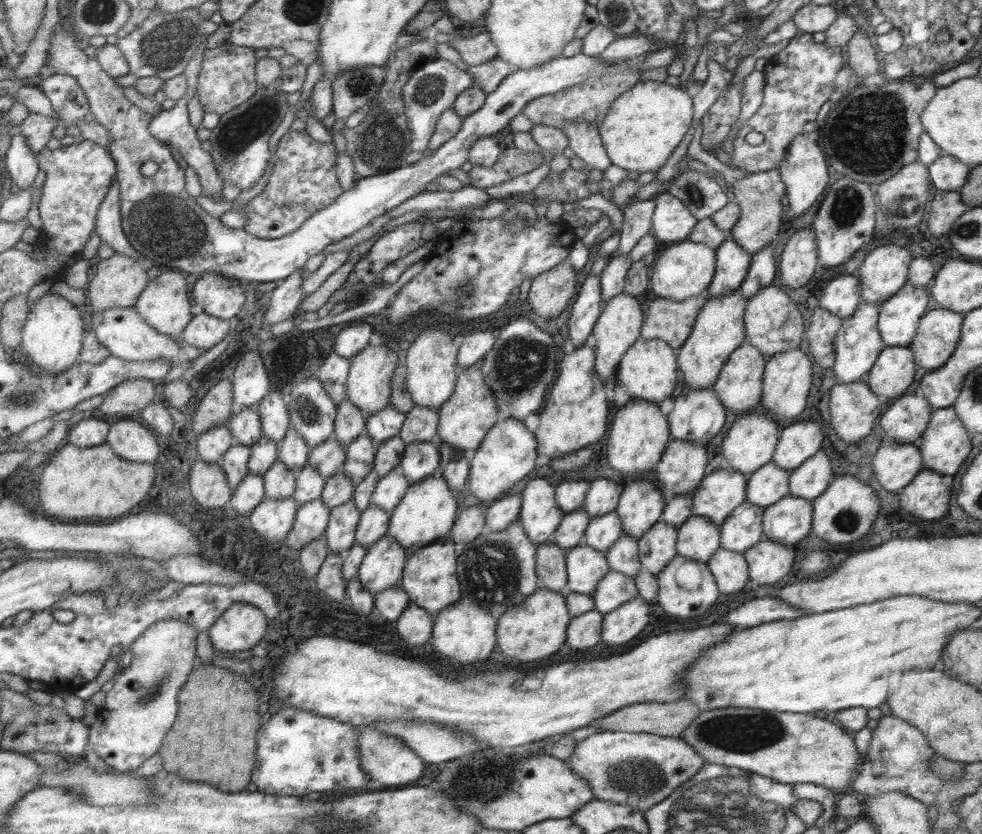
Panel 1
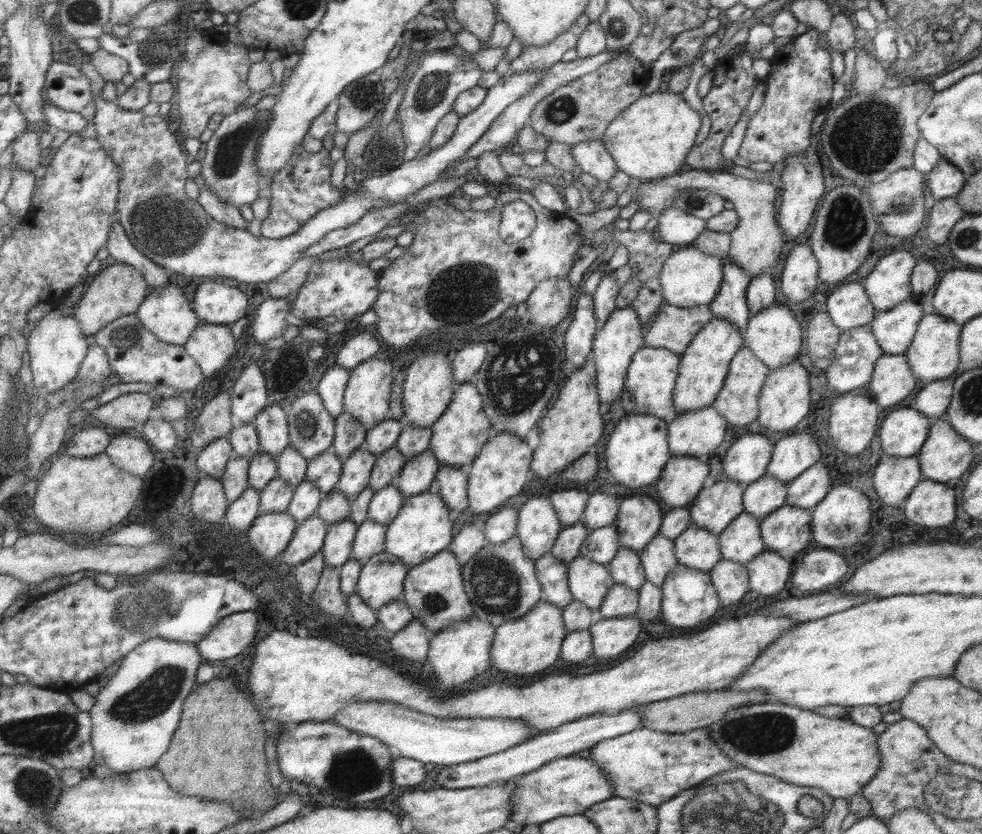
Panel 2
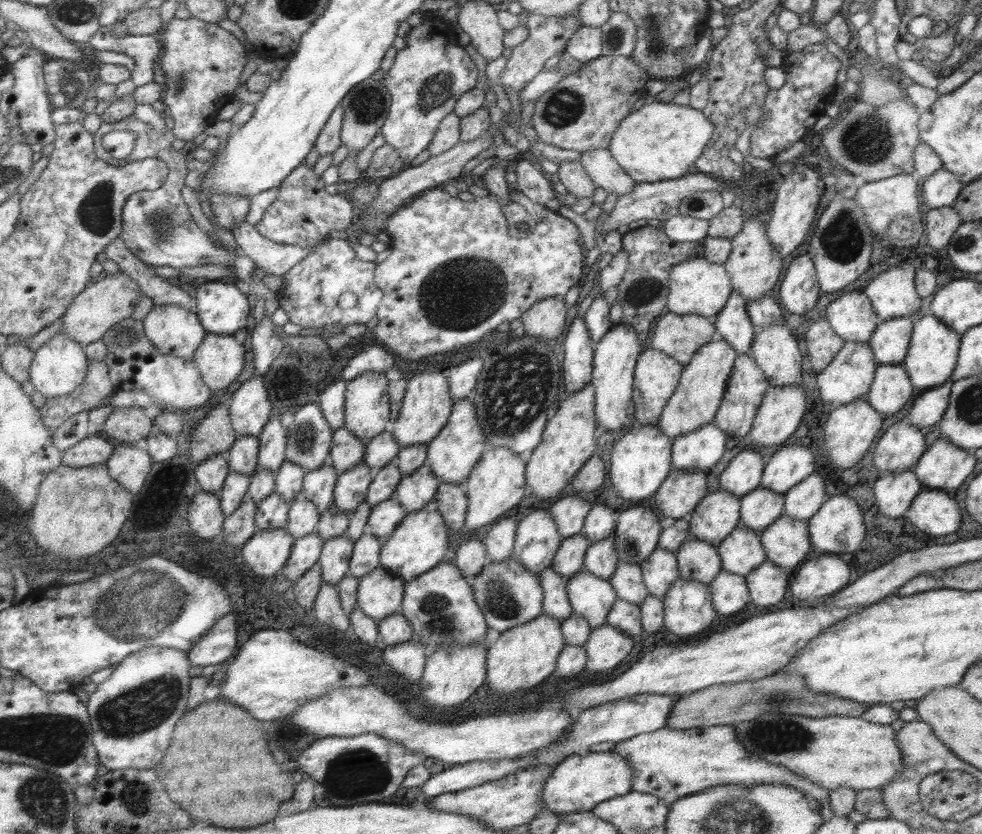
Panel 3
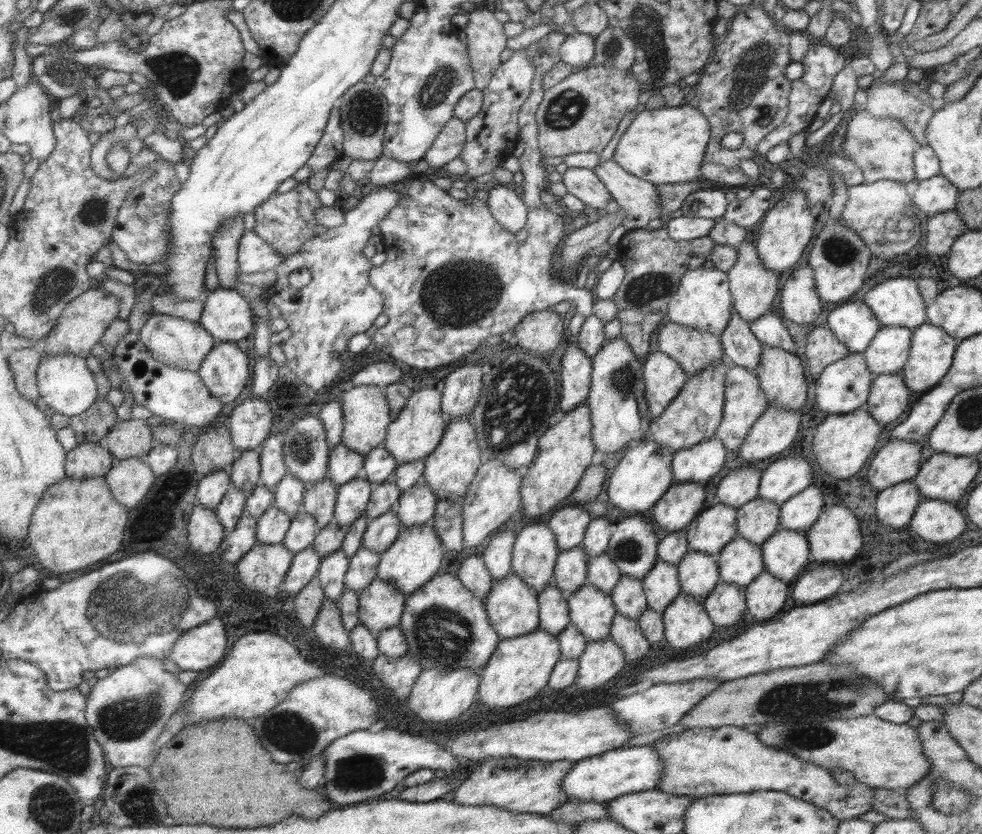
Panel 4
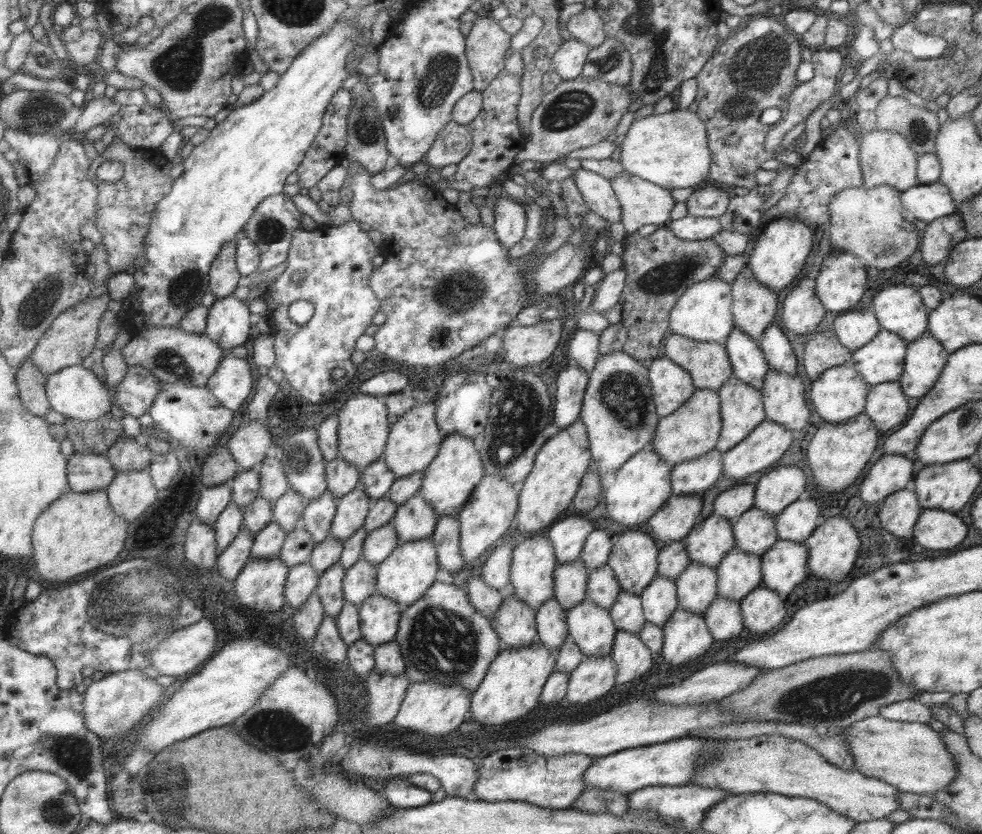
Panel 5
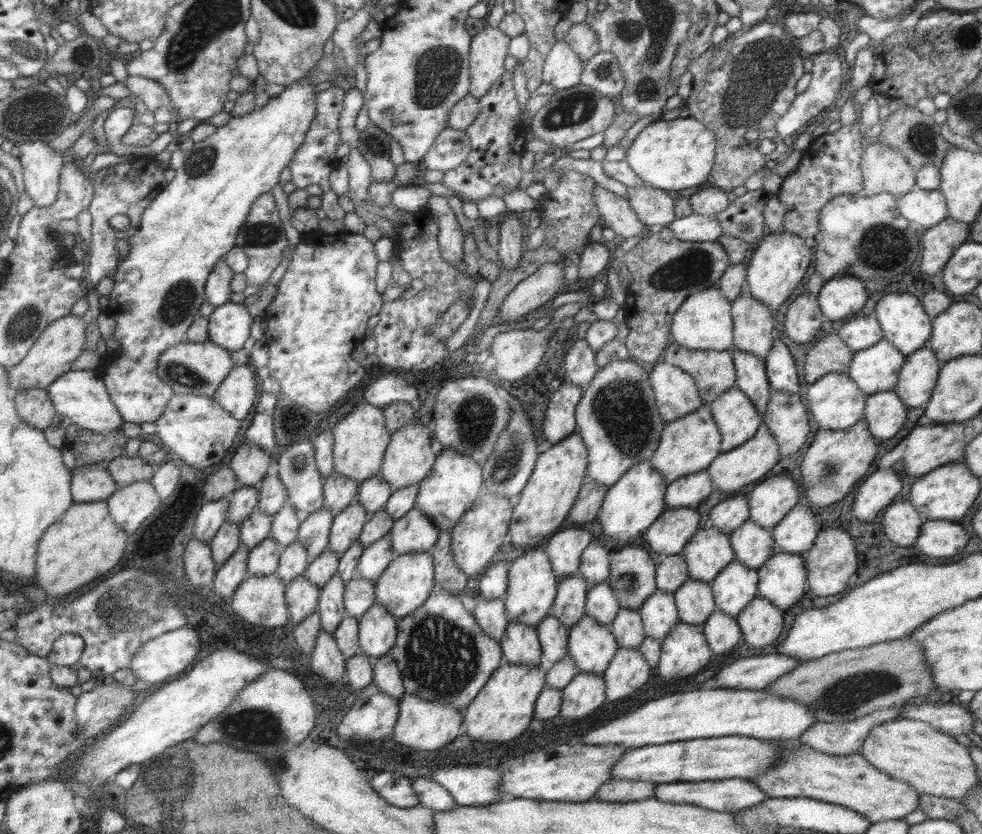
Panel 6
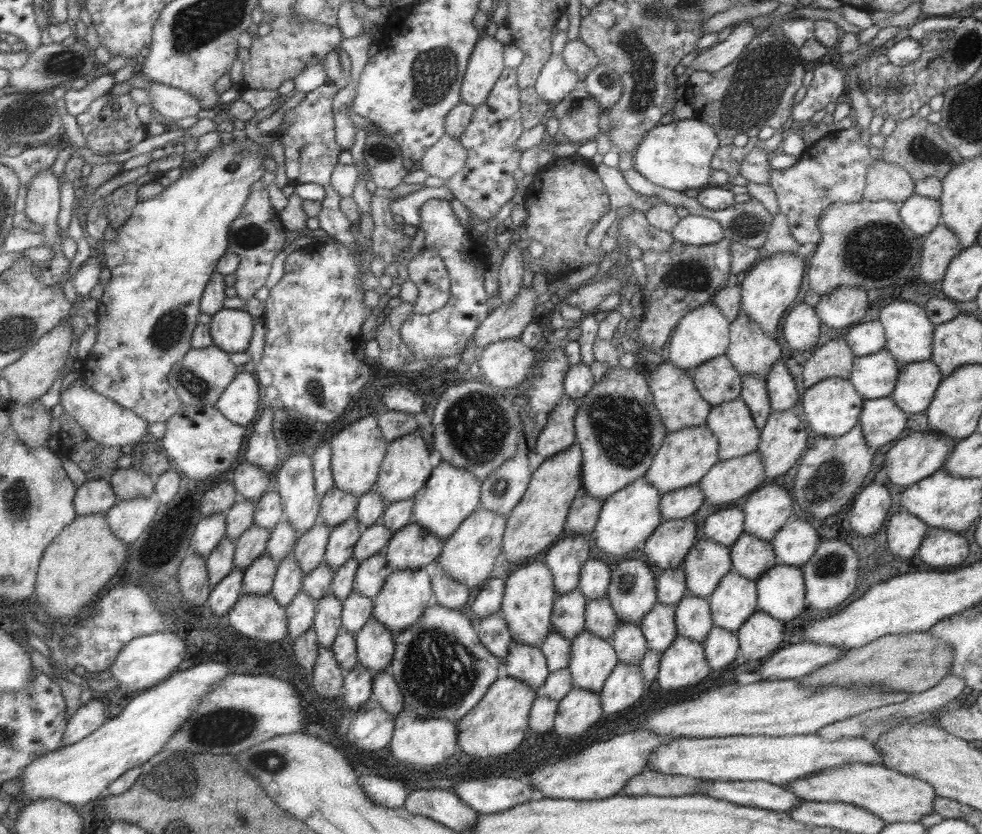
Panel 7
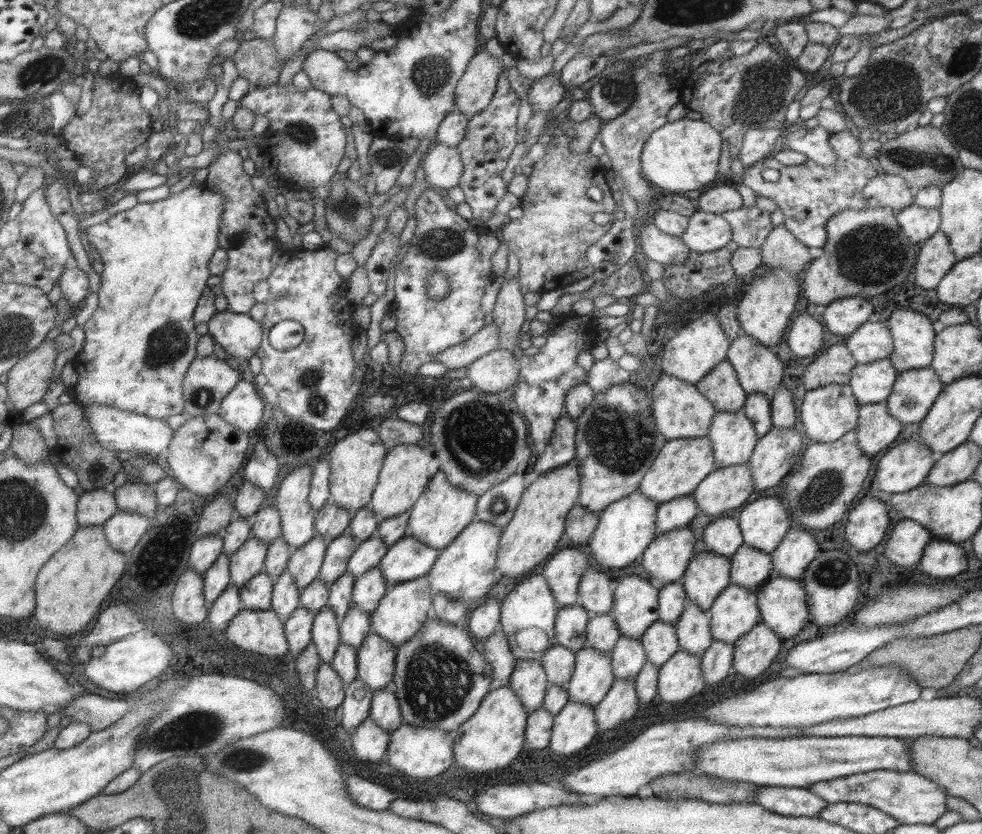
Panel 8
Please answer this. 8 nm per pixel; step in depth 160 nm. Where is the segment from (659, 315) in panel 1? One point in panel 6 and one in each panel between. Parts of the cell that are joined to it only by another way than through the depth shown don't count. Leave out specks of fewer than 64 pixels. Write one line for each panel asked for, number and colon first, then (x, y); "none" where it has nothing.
2: (673, 327)
3: (678, 336)
4: (693, 349)
5: (707, 364)
6: (713, 372)

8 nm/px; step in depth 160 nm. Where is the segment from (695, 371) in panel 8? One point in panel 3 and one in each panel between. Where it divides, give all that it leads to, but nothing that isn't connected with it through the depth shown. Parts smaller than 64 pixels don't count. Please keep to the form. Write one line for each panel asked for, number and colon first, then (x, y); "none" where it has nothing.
3: (696, 286)
4: (702, 300)
5: (703, 312)
6: (703, 321)
7: (702, 333)

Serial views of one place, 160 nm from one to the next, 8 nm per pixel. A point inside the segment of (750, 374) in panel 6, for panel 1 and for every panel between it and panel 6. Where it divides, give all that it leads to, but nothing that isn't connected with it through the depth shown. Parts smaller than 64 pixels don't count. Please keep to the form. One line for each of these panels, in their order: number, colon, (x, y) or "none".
1: (731, 263)
2: (729, 303)
3: (732, 323)
4: (739, 346)
5: (748, 364)

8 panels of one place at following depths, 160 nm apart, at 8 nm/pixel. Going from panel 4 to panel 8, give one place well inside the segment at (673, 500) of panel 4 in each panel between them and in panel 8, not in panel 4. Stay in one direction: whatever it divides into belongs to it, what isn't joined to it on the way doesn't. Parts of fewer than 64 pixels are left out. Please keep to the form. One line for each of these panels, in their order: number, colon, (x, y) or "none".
5: (677, 515)
6: (667, 535)
7: (665, 547)
8: (666, 556)

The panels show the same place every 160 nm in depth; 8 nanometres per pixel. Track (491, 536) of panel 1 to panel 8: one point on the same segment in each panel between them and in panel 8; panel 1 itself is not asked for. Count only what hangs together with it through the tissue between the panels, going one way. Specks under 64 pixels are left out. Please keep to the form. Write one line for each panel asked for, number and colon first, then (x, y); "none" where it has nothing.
2: (499, 580)
3: (507, 594)
4: (511, 605)
5: (514, 621)
6: (519, 643)
7: (523, 661)
8: (528, 680)

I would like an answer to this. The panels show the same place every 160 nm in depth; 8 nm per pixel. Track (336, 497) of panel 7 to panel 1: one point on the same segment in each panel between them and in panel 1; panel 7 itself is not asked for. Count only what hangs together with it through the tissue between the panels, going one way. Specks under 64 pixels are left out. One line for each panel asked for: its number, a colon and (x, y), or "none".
1: (349, 422)
2: (349, 434)
3: (346, 450)
4: (343, 464)
5: (341, 476)
6: (338, 490)

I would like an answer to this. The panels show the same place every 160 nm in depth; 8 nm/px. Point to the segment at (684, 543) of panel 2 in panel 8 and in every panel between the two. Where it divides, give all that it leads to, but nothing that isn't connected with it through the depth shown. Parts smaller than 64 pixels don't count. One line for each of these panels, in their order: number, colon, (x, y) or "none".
3: (698, 560)
4: (698, 573)
5: (696, 585)
6: (694, 600)
7: (692, 613)
8: (692, 627)

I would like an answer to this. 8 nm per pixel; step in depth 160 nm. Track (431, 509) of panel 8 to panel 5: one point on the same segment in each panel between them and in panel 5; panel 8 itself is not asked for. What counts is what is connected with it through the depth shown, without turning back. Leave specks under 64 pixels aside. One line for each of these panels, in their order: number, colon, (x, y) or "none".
5: (456, 469)
6: (448, 491)
7: (450, 494)

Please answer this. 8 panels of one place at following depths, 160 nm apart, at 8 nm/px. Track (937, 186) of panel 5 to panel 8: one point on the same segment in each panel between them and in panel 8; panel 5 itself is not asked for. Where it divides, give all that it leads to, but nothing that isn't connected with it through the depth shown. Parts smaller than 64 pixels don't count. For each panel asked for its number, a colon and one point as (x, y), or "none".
6: (923, 209)
7: (920, 214)
8: (918, 223)

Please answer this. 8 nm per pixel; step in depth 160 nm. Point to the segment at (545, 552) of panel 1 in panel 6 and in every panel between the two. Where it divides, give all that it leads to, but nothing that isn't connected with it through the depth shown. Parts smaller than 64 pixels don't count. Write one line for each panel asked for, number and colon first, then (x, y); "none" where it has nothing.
2: (551, 573)
3: (555, 603)
4: (553, 614)
5: (550, 617)
6: (553, 636)

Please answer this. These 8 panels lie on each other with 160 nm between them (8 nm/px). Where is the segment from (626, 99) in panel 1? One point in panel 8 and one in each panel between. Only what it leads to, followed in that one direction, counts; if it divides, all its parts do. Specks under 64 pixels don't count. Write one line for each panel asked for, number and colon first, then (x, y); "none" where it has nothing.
2: (648, 140)
3: (659, 141)
4: (666, 145)
5: (670, 150)
6: (671, 155)
7: (676, 155)
8: (682, 155)

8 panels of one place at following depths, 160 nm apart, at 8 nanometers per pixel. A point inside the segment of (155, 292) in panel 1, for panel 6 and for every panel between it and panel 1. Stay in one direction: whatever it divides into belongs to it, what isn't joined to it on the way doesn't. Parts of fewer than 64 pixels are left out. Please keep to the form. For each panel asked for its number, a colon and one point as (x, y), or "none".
2: (165, 311)
3: (174, 330)
4: (176, 342)
5: (172, 355)
6: (188, 368)

